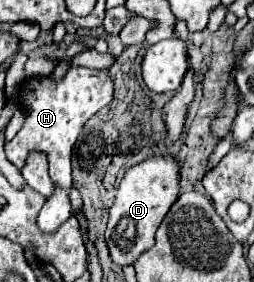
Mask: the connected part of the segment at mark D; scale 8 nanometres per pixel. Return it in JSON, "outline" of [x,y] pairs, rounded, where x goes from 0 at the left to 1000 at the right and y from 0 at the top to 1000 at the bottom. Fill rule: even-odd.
{"outline":[[[677,546],[591,553],[551,582],[520,589],[488,617],[465,660],[449,730],[433,738],[425,809],[409,823],[433,908],[457,936],[472,943],[528,936],[551,894],[606,865],[606,823],[630,801],[654,752],[669,745],[669,730],[693,716],[701,688],[709,688],[709,582],[701,560]]]}

